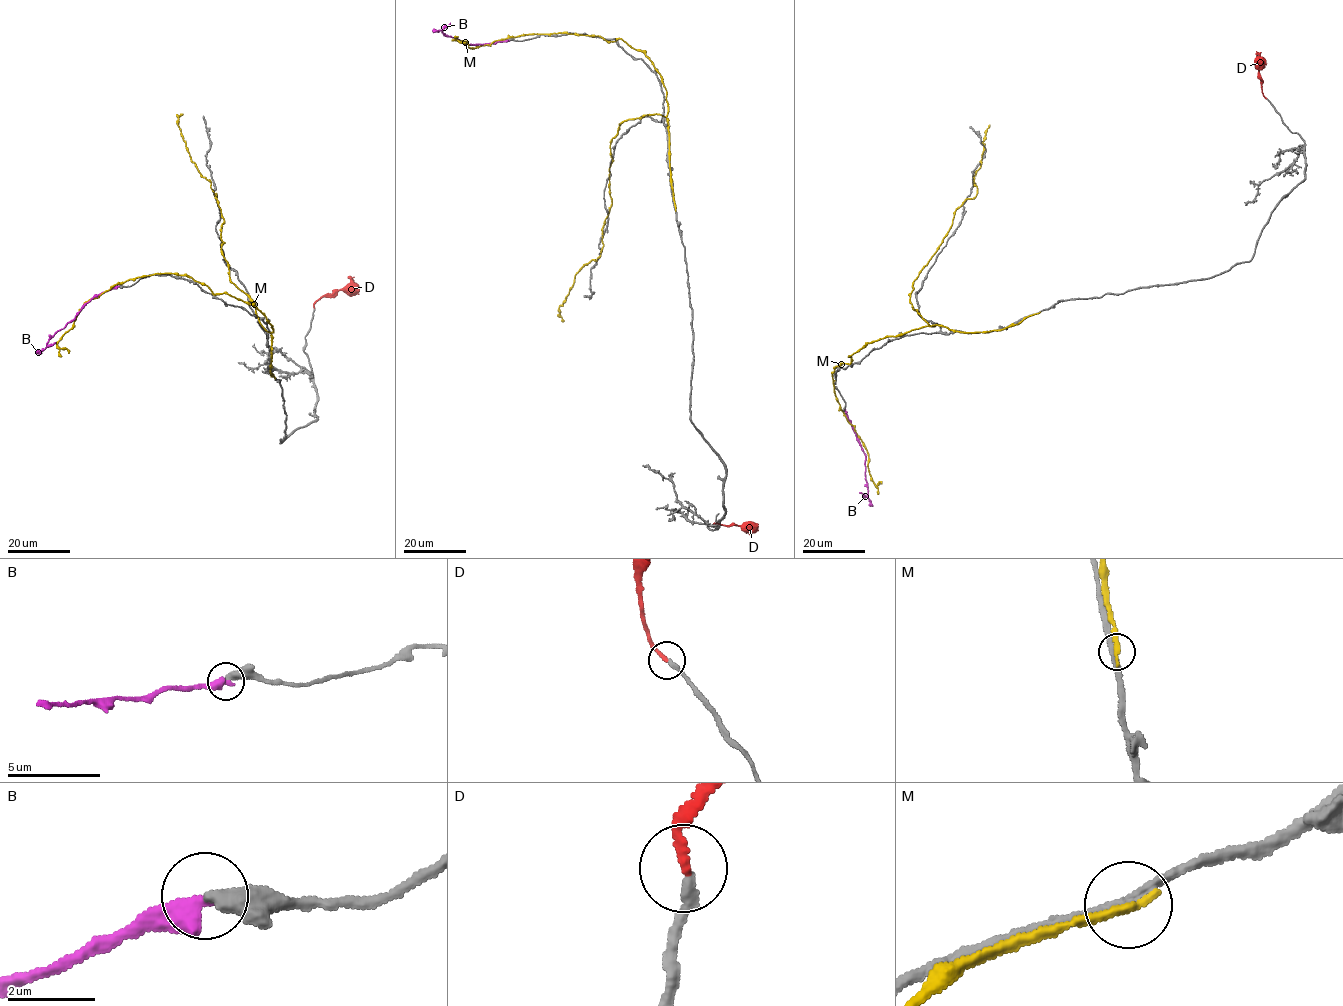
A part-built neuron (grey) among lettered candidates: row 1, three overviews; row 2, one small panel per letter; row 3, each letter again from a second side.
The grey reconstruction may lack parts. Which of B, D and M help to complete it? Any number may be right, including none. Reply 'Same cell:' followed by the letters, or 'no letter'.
Same cell: D

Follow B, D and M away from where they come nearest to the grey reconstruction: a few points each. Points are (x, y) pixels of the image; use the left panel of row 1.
B: (117, 286), (93, 296), (49, 340), (44, 349), (36, 353)
D: (313, 307), (323, 296), (337, 290), (355, 293), (359, 290)
M: (274, 378), (272, 337), (231, 281), (217, 194), (192, 161), (177, 124), (182, 114)

